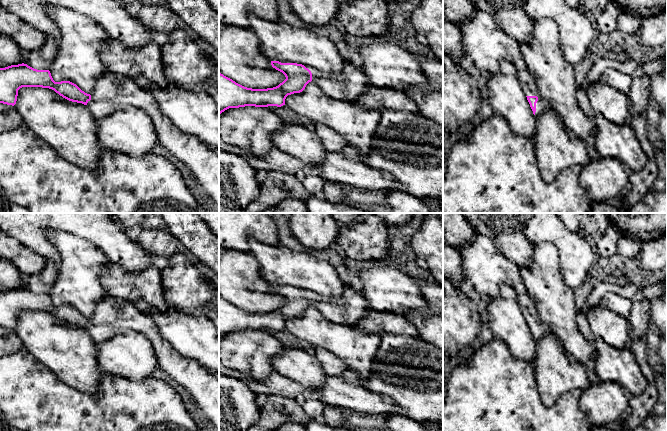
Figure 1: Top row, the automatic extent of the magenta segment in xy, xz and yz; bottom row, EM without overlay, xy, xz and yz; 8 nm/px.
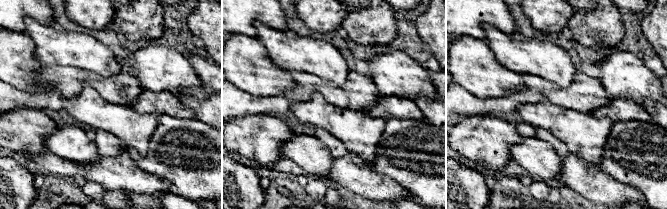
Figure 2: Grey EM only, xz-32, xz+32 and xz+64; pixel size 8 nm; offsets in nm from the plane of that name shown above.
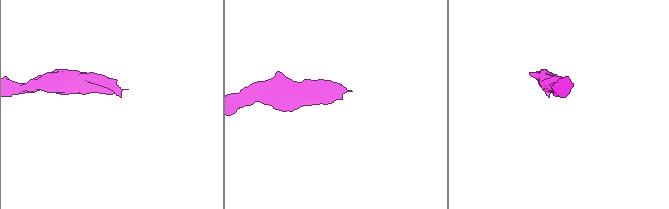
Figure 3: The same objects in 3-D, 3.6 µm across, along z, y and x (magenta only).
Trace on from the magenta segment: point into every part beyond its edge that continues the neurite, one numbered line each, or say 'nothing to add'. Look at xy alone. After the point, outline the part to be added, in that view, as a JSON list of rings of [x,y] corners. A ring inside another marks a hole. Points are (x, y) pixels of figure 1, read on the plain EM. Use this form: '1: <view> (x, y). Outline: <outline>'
1: xy (111, 314). Outline: [[[107,294],[96,304],[91,324],[88,325],[87,330],[97,344],[111,338],[119,330],[134,330],[147,337],[154,347],[158,366],[186,390],[188,397],[195,403],[199,414],[209,420],[215,431],[219,431],[219,376],[204,368],[197,361],[181,356],[162,336],[150,315],[140,312],[133,304],[124,299]]]

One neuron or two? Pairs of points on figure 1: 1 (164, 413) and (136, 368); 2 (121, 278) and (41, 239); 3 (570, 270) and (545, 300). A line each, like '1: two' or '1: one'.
1: two
2: two
3: two

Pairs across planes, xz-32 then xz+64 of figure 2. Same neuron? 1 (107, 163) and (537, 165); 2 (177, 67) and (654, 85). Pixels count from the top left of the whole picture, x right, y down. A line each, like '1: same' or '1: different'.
1: different
2: same

